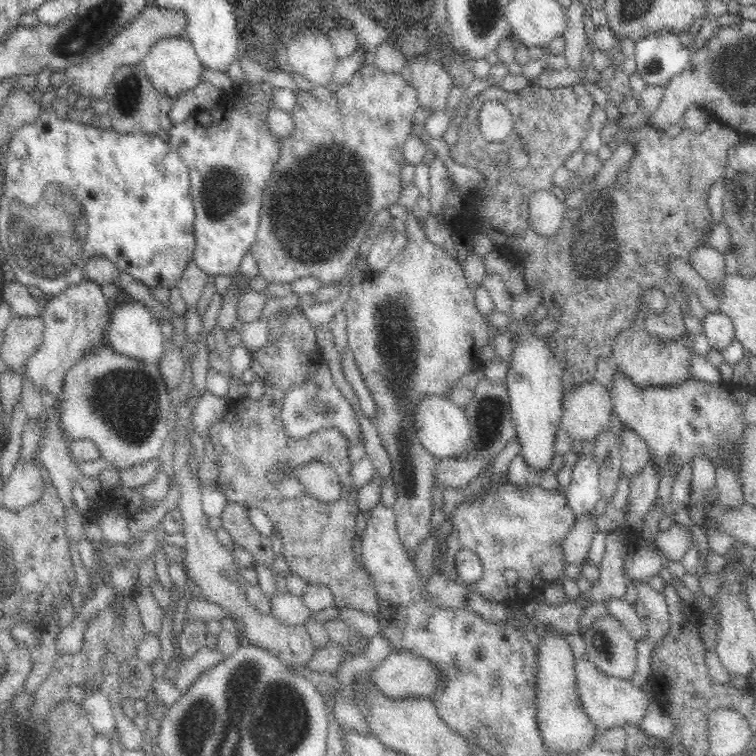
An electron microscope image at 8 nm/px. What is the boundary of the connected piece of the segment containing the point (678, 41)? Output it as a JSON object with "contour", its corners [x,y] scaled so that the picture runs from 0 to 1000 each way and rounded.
{"contour":[[[888,42],[858,44],[841,56],[840,81],[845,97],[857,112],[886,107],[913,82],[914,71],[907,52]]]}

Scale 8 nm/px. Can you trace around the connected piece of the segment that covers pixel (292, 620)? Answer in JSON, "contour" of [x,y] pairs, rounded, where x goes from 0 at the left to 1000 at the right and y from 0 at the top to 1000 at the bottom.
{"contour":[[[382,783],[364,787],[356,798],[357,811],[370,828],[403,828],[411,813],[399,792]]]}

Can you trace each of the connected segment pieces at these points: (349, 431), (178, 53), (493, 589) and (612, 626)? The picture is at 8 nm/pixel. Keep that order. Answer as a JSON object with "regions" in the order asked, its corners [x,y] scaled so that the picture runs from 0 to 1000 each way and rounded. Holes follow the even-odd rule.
{"regions":[[[[427,481],[421,487],[413,503],[407,503],[399,511],[386,513],[378,521],[378,529],[373,537],[373,557],[376,557],[378,573],[384,577],[401,578],[423,569],[450,569],[466,587],[483,585],[463,530],[439,503],[437,488]]],[[[238,48],[208,53],[187,83],[190,86],[190,93],[209,123],[214,122],[225,130],[230,130],[239,122],[259,114],[272,91],[267,86],[255,58]]],[[[671,631],[656,639],[655,644],[626,653],[624,657],[608,664],[601,672],[597,688],[598,709],[589,709],[589,729],[579,758],[590,767],[615,775],[620,778],[622,783],[632,784],[648,796],[684,803],[717,783],[724,771],[730,770],[729,766],[735,766],[750,750],[742,739],[741,721],[758,697],[762,685],[754,673],[746,647],[725,648],[714,646],[712,642],[706,642],[702,635],[688,646]],[[610,728],[627,729],[639,746],[638,763],[627,772],[619,774],[604,761],[602,735]],[[672,754],[677,754],[685,765],[681,774],[675,774],[669,769],[667,759]]],[[[796,813],[771,839],[780,874],[799,890],[835,899],[840,888],[843,848],[811,815]]]]}

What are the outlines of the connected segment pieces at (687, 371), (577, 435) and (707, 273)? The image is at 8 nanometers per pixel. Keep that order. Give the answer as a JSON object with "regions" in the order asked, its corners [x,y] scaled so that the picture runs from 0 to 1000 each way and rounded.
{"regions":[[[[841,418],[815,442],[810,454],[808,478],[812,485],[823,489],[847,511],[888,509],[915,500],[915,466],[909,455],[901,447],[878,448],[860,440],[853,423],[841,423]]],[[[791,503],[759,508],[743,520],[739,566],[758,583],[782,583],[803,558],[808,542],[803,513]]],[[[935,324],[923,325],[913,333],[911,349],[937,377],[948,377],[960,365],[959,339]]]]}

